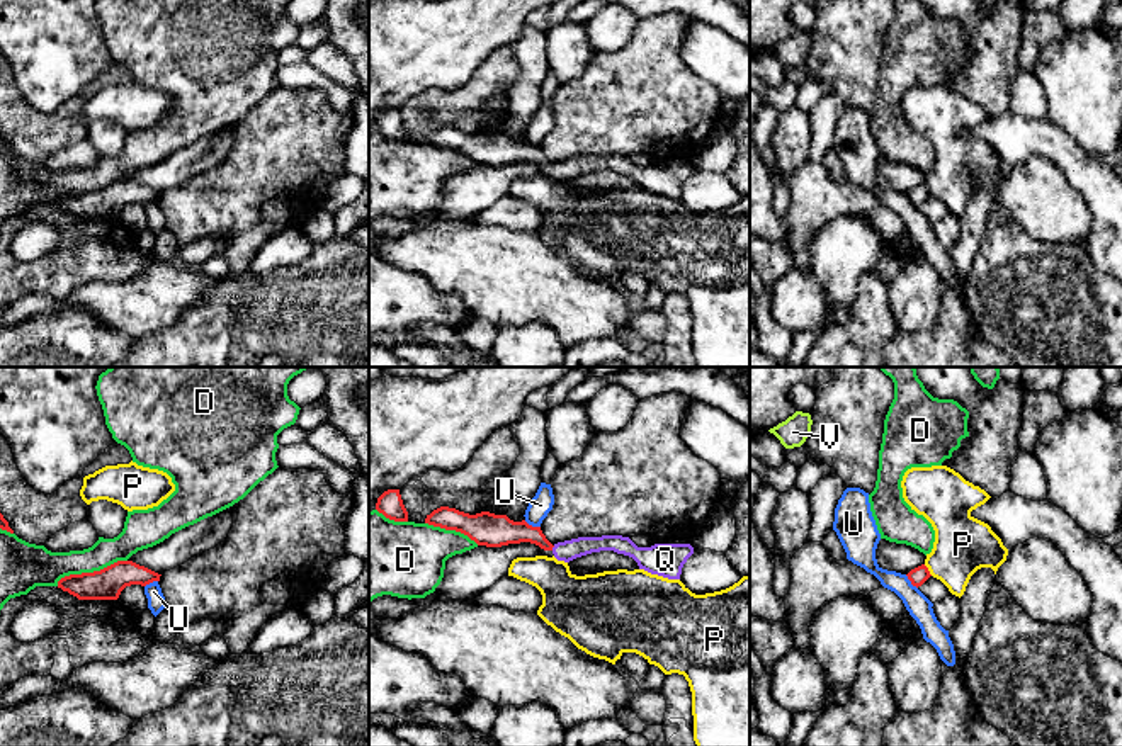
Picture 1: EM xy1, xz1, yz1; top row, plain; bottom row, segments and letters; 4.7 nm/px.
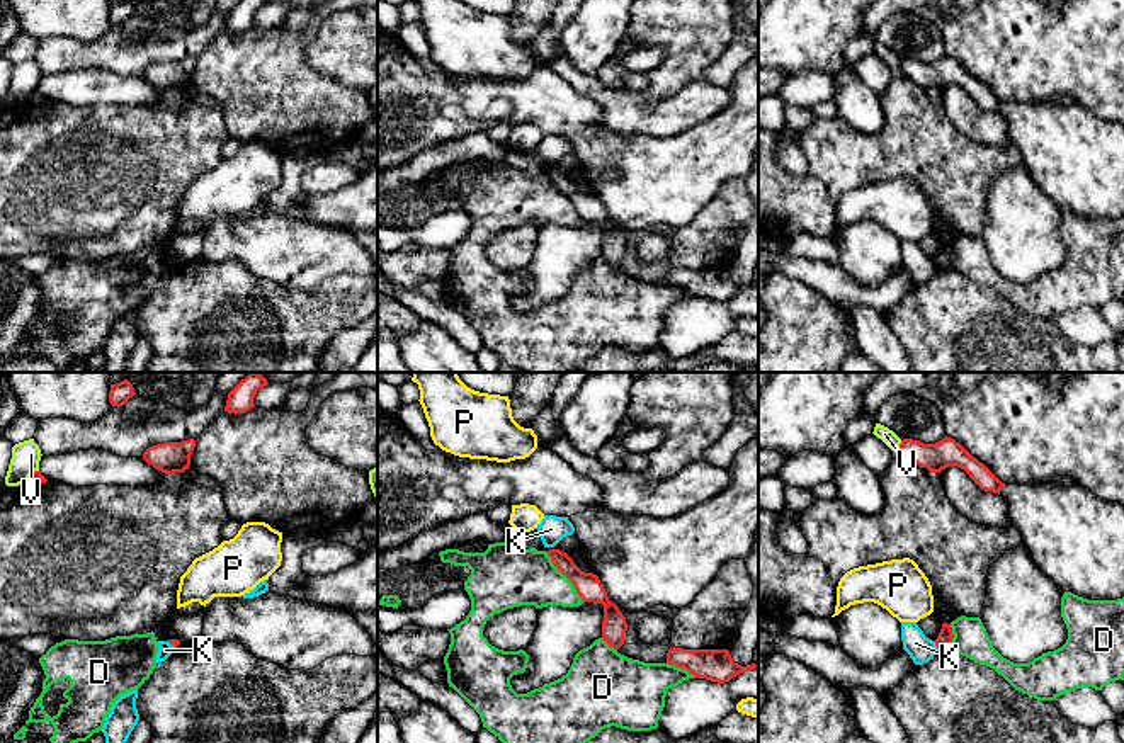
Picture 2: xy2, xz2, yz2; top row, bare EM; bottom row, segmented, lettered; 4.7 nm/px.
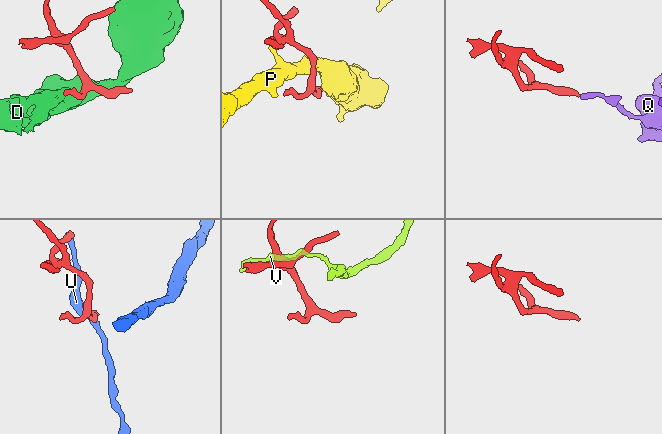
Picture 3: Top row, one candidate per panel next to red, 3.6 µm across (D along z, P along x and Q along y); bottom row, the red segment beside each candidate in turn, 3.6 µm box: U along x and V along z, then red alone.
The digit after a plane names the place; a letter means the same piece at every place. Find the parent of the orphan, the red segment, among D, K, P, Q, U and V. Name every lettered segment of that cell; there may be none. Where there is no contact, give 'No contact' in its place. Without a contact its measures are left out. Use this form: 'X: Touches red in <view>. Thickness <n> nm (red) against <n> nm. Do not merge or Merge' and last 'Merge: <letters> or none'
D: Touches red in xy1. Thickness 150 nm (red) against 180 nm. Do not merge
K: Touches red in yz2. Thickness 70 nm (red) against 120 nm. Do not merge
P: Touches red in yz1. Thickness 80 nm (red) against 280 nm. Do not merge
Q: Touches red in xz1. Thickness 130 nm (red) against 100 nm. Merge
U: Touches red in xz1. Thickness 160 nm (red) against 100 nm. Do not merge
V: Touches red in xy2. Thickness 70 nm (red) against 140 nm. Do not merge
Merge: Q

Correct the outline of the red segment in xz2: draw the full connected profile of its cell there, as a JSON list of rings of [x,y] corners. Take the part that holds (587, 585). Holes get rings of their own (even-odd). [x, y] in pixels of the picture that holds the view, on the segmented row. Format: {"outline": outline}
{"outline": [[[549,549],[546,553],[558,571],[561,571],[573,583],[583,602],[604,605],[602,639],[610,648],[619,649],[626,641],[627,622],[619,607],[609,600],[599,576],[582,571],[573,559],[559,549]]]}

